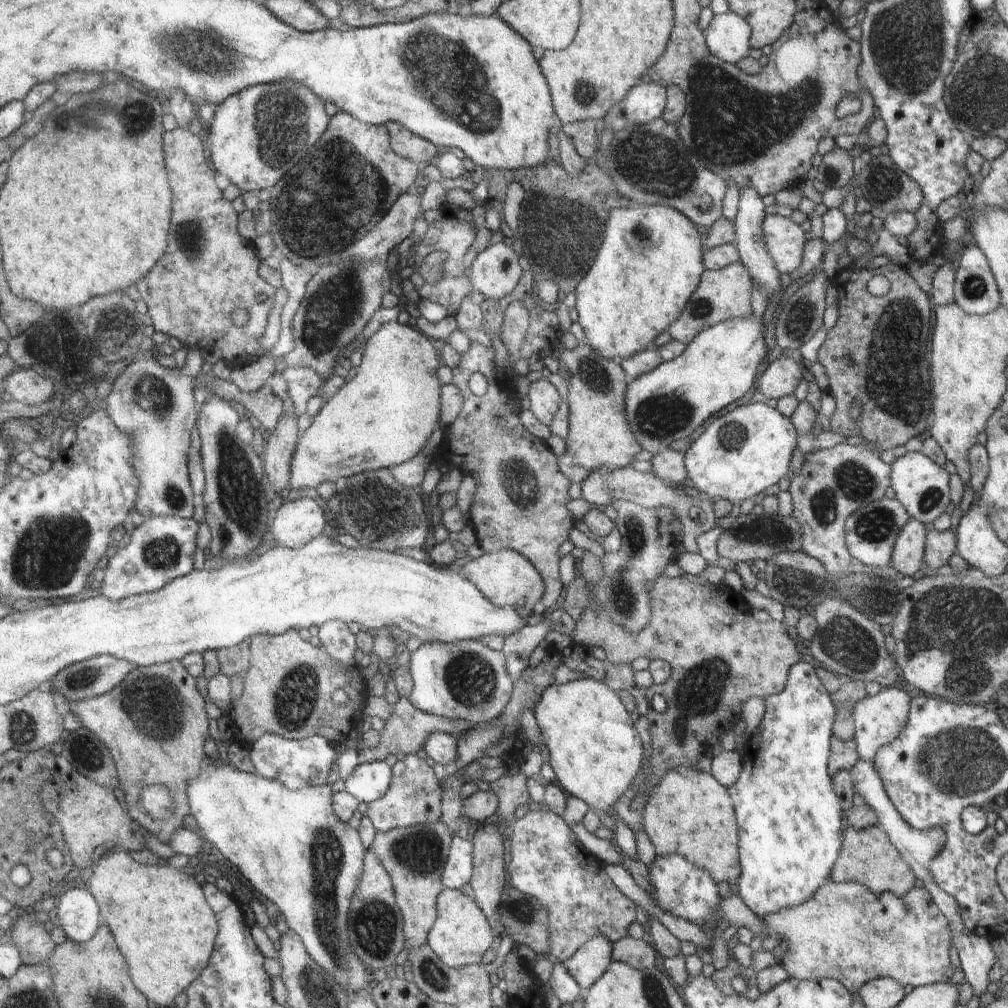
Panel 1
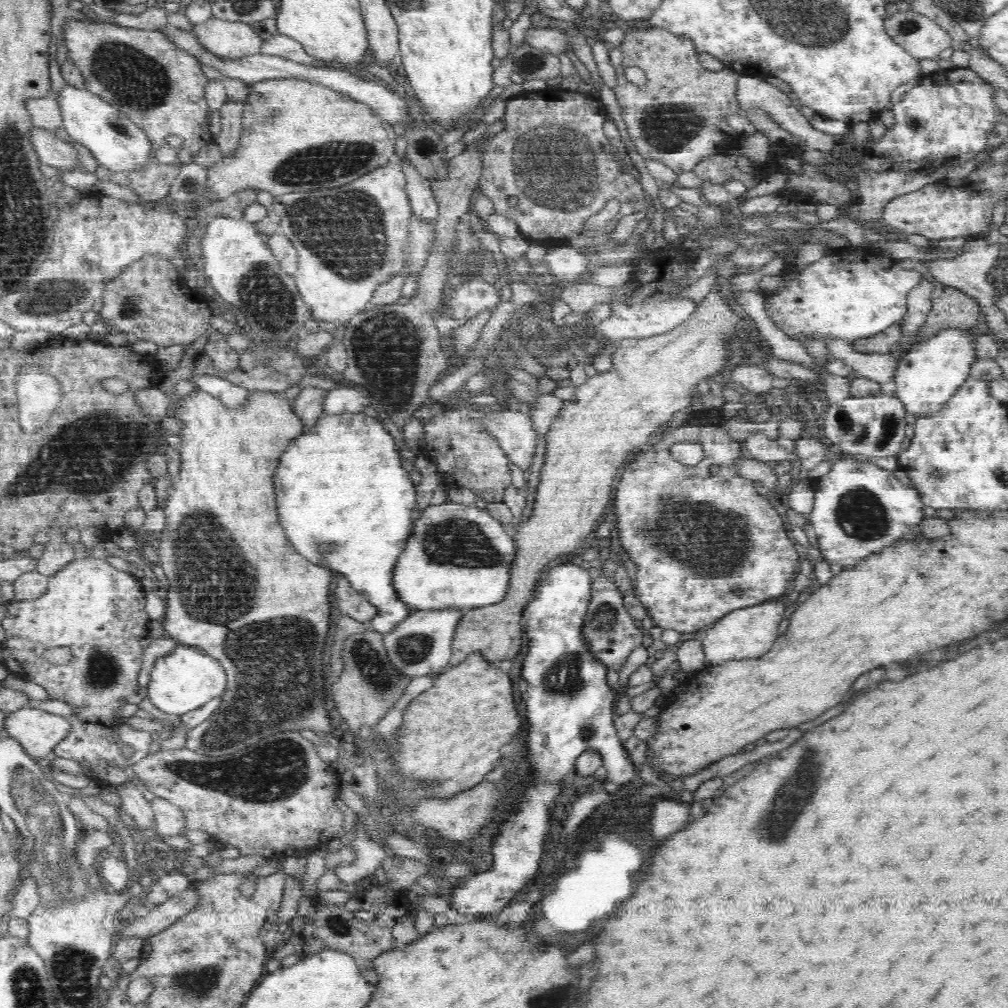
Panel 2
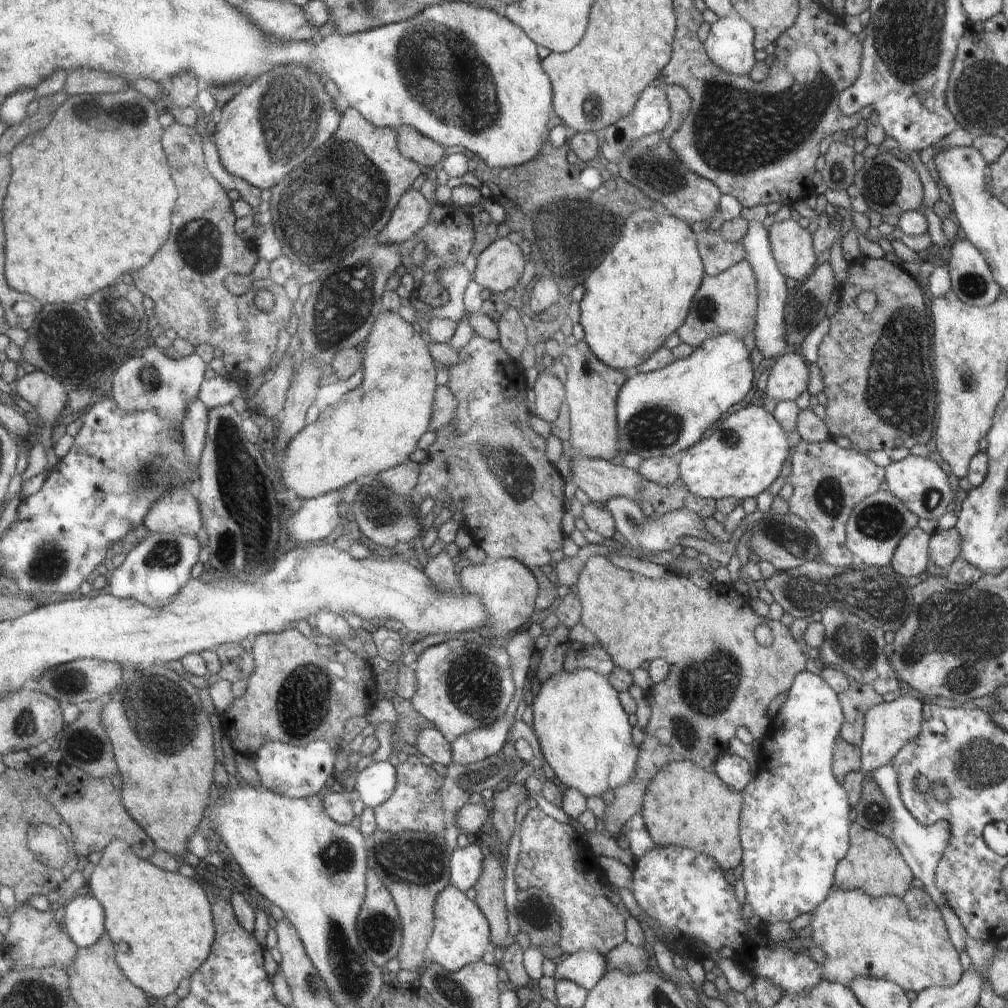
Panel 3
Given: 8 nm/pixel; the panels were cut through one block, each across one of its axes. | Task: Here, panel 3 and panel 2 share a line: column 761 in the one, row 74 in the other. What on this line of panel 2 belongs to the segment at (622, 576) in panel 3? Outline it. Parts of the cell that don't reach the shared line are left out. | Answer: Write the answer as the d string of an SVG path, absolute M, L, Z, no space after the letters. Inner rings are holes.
M645 27L643 31L626 32L620 50L623 58L615 68L618 86L613 91L628 136L640 156L660 160L680 174L692 171L696 162L706 157L736 151L746 136L733 130L728 122L742 112L736 94L740 73L728 67L720 71L702 67L694 43L662 28ZM630 66L644 71L646 84L638 86L626 79L624 69Z

